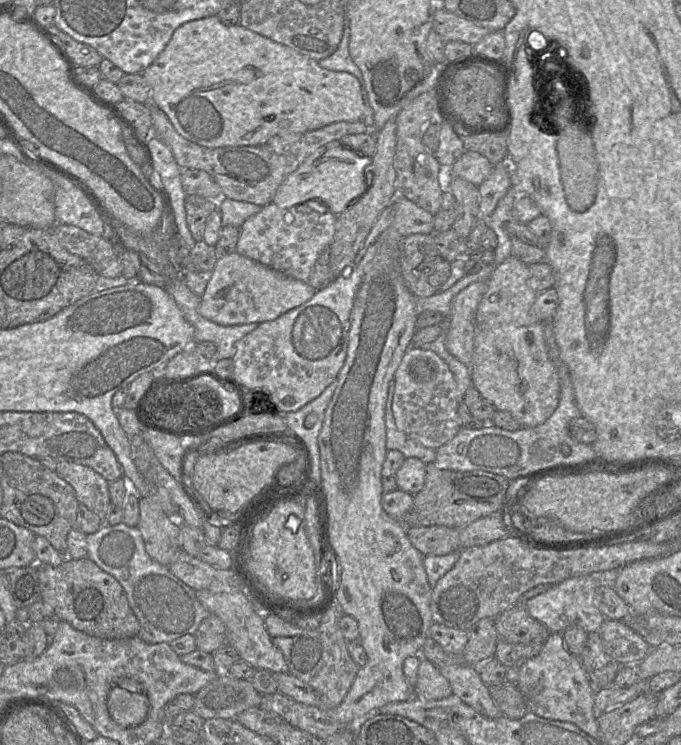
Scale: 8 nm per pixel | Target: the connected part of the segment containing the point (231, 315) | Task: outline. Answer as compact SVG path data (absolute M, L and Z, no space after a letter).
M237 252L218 258L200 298L199 313L223 326L263 323L304 304L315 294L307 282L286 276Z

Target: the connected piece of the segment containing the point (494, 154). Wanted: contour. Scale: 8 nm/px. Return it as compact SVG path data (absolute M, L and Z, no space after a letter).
M508 132L461 135L465 151L474 151L486 157L492 165L508 155Z

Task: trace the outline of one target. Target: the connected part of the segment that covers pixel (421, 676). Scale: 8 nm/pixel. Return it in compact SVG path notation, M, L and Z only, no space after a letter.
M423 658L413 689L415 696L424 700L441 700L452 694L449 681L440 673L438 667Z

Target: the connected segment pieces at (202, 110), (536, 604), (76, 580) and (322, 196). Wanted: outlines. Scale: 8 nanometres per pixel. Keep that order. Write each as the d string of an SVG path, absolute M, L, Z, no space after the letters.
M217 15L188 21L179 26L166 45L165 49L142 73L150 87L151 101L169 118L173 127L185 139L207 148L227 146L258 146L266 143L276 135L304 133L316 130L334 122L362 121L364 101L359 80L349 72L328 70L321 67L318 61L297 53L292 48L277 43L265 36L244 28L239 23L227 26Z
M584 575L568 578L551 586L546 592L524 602L529 615L544 624L550 633L563 633L571 625L579 625L586 632L598 632L605 620L595 604L595 591L598 587L594 576Z
M88 557L66 558L59 566L36 563L36 567L41 600L54 611L60 621L66 621L76 630L100 639L137 637L140 624L123 587Z
M340 140L331 141L309 155L288 175L277 189L272 203L280 208L290 208L320 202L338 216L365 193L367 187L364 170L369 165L372 166L372 157L351 150Z

